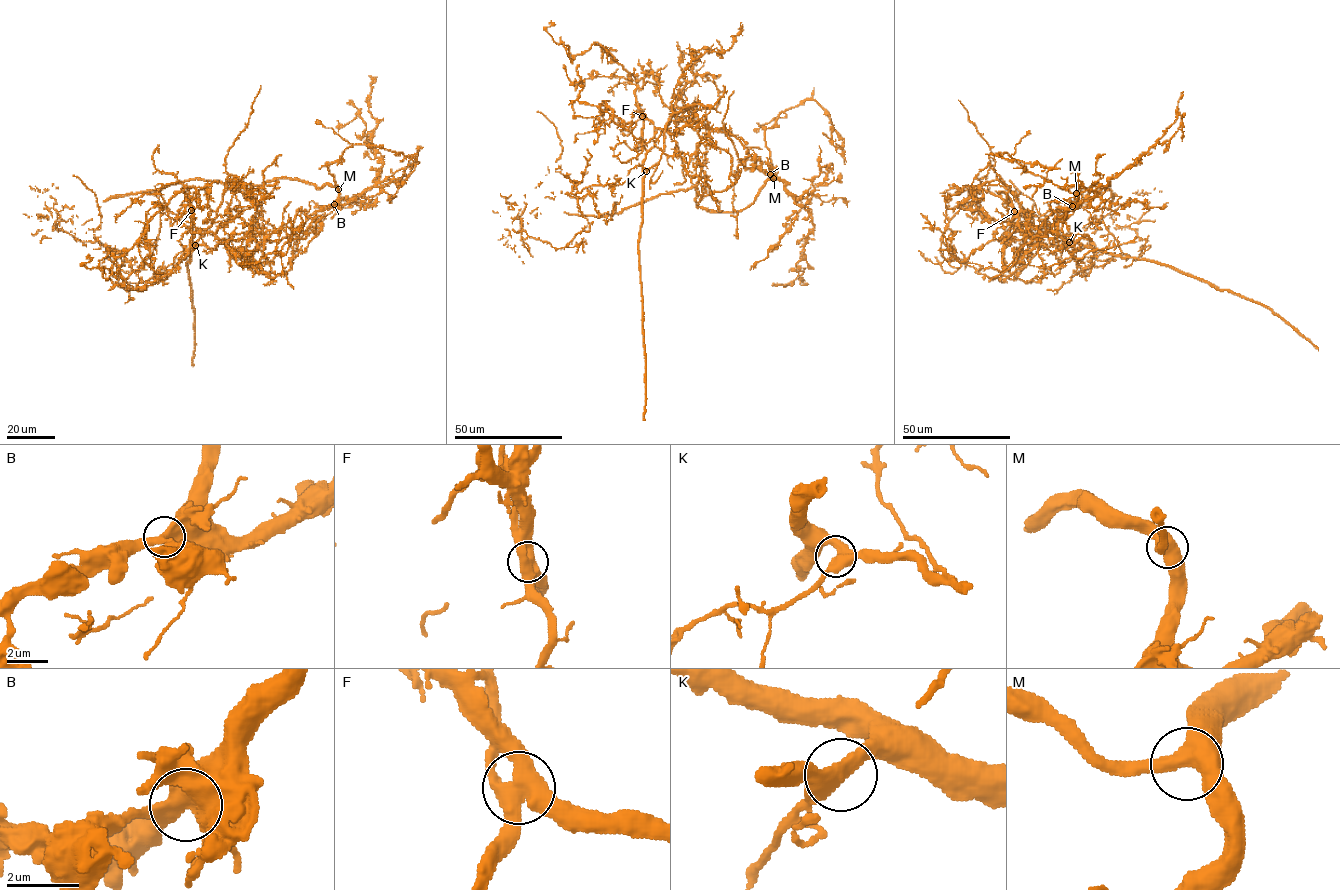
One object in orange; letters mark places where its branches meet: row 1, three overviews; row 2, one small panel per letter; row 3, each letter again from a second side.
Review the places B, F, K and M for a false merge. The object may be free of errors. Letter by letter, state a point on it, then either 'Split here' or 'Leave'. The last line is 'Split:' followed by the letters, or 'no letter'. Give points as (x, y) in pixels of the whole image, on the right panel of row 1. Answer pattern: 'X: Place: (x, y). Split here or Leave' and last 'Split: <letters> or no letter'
B: Place: (1072, 206). Leave
F: Place: (1014, 211). Split here
K: Place: (1069, 242). Leave
M: Place: (1076, 193). Leave
Split: F

